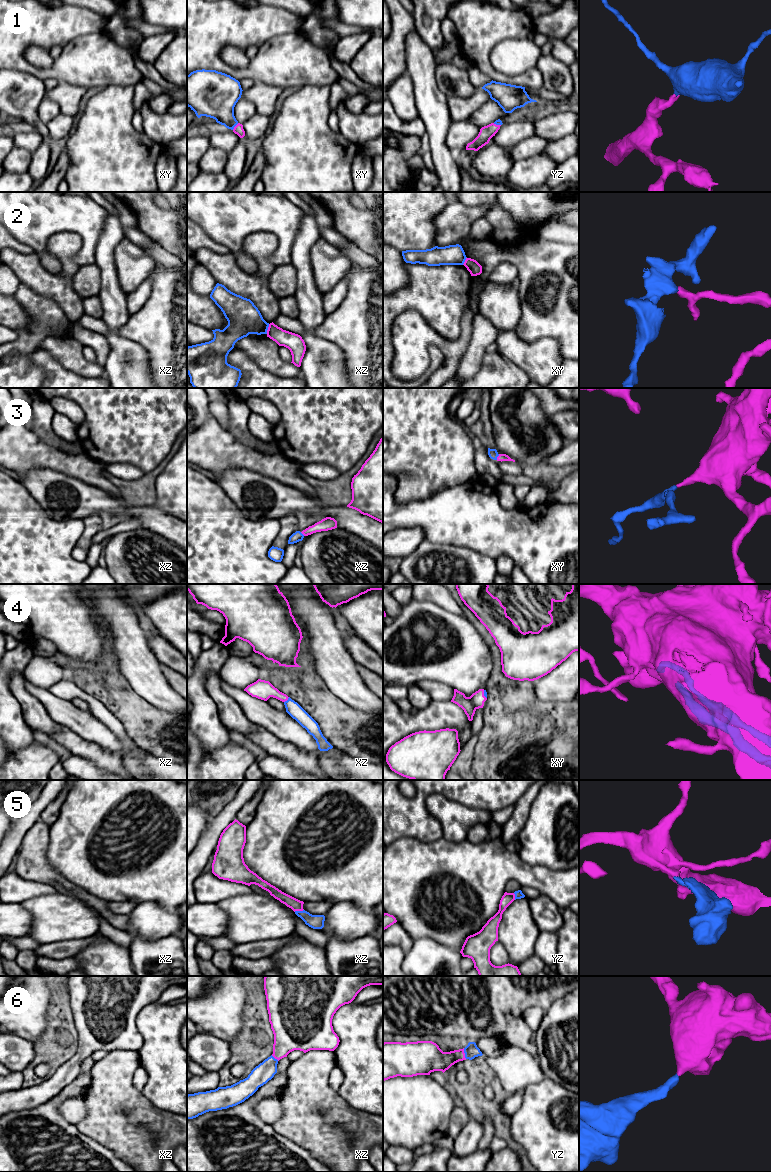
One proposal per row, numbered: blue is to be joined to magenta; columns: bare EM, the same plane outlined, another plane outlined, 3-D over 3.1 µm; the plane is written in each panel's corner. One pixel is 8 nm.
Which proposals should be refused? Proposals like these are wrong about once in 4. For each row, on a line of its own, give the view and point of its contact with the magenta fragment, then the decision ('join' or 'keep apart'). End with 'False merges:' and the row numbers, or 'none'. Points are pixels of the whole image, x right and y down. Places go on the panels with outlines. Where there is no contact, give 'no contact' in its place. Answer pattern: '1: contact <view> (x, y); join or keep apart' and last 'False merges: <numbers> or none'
1: contact xy (235, 126); join
2: contact xz (268, 329); keep apart
3: contact xy (497, 457); join
4: contact xz (286, 700); join
5: contact xz (298, 910); join
6: contact yz (464, 1053); join
False merges: 2

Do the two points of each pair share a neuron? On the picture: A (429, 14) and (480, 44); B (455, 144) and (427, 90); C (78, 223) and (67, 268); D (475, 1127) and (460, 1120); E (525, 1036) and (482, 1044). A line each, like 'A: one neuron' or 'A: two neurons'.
A: two neurons
B: two neurons
C: two neurons
D: two neurons
E: two neurons

